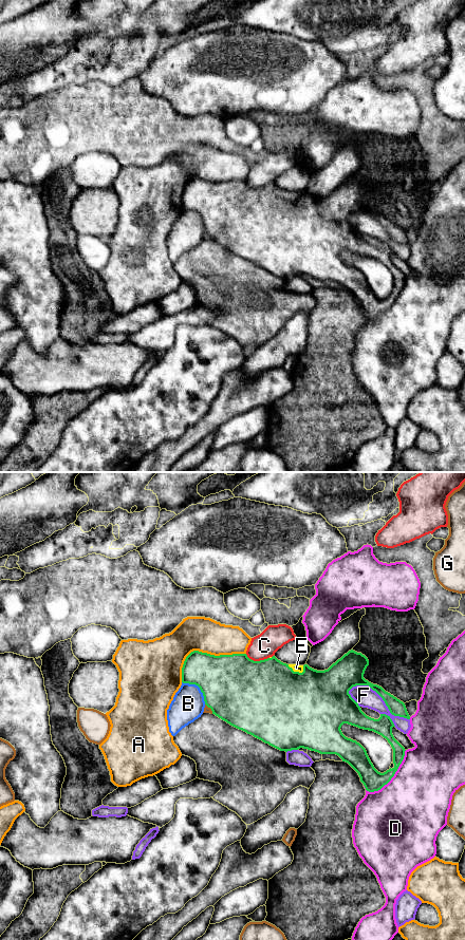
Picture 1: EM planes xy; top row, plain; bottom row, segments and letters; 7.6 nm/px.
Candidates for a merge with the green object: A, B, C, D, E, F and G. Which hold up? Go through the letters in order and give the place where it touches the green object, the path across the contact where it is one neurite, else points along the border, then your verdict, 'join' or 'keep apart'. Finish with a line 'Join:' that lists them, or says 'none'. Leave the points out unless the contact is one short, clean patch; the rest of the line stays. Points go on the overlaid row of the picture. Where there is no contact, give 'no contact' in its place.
A: meets green in xy at (203, 653); keep apart
B: meets green in xy at (199, 687); keep apart
C: meets green in xy at (257, 661); keep apart
D: meets green in xy at (393, 775); keep apart
E: meets green in xy at (296, 672); join
F: meets green in xy at (382, 697); keep apart
G: meets green in xy at (210, 708); keep apart
Join: E

